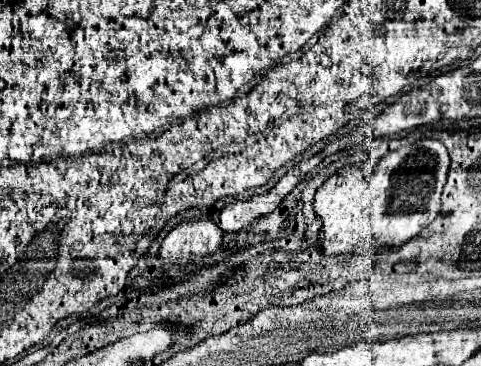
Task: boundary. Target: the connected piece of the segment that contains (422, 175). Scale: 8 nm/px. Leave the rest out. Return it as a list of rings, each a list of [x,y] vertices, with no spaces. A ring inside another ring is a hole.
[[[427,138],[379,158],[375,168],[365,168],[358,163],[358,171],[362,172],[358,176],[344,173],[342,182],[341,176],[329,176],[313,200],[315,212],[323,220],[323,252],[363,254],[363,250],[377,250],[385,244],[403,244],[419,234],[441,210],[439,198],[447,182],[449,164],[445,144]]]

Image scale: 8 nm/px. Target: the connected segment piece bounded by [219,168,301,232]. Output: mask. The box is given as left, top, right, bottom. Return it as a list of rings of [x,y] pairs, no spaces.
[[[291,168],[281,176],[281,180],[269,192],[251,196],[247,200],[235,200],[235,202],[223,206],[221,216],[219,216],[221,230],[225,230],[225,232],[245,230],[255,218],[273,212],[279,206],[279,202],[283,200],[283,196],[289,194],[299,182],[301,182],[299,172],[295,168]]]

